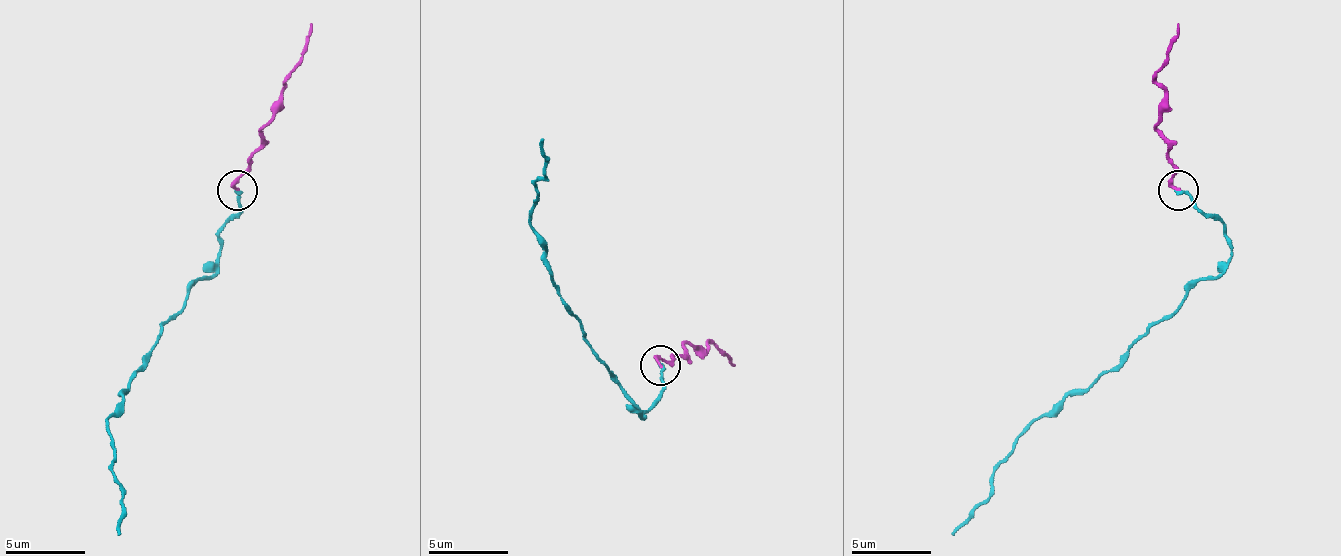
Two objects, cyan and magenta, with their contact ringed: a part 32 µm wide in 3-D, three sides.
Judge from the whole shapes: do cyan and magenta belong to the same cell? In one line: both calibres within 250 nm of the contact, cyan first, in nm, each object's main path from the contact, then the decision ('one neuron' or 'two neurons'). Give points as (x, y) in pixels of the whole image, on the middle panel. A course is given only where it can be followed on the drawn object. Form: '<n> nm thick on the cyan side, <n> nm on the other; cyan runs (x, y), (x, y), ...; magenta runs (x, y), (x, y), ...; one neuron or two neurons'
220 nm thick on the cyan side, 240 nm on the other; cyan runs (661, 364), (661, 400), (645, 419), (562, 300), (530, 225), (534, 185), (546, 177), (542, 138); magenta runs (661, 364), (657, 360), (673, 360), (689, 344), (704, 352), (712, 344), (736, 364); one neuron

